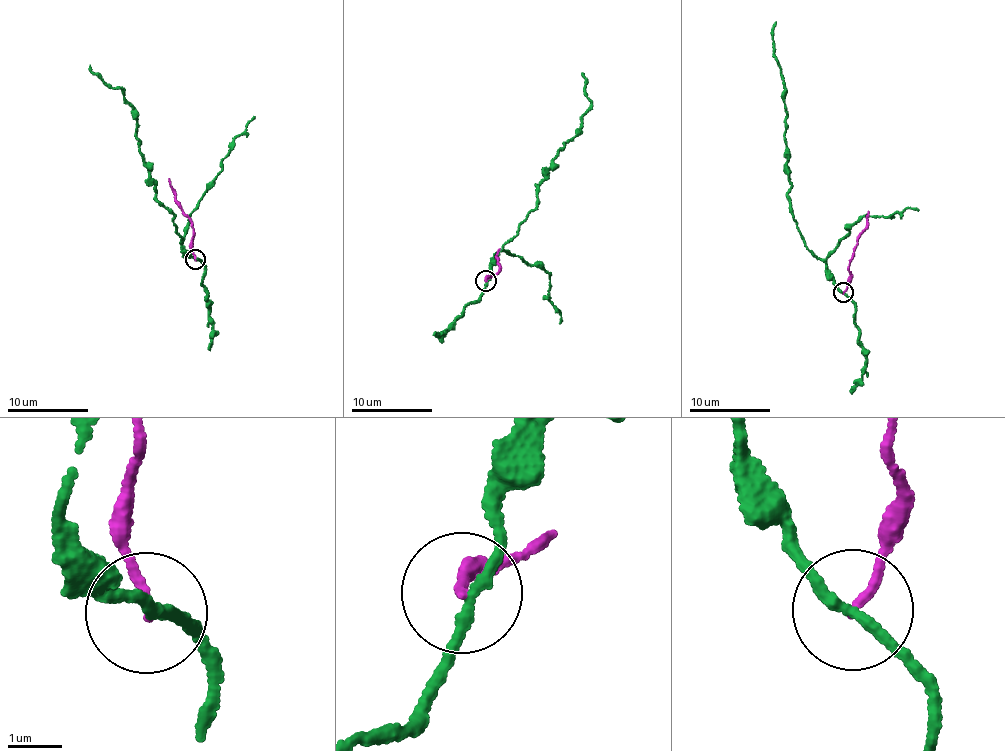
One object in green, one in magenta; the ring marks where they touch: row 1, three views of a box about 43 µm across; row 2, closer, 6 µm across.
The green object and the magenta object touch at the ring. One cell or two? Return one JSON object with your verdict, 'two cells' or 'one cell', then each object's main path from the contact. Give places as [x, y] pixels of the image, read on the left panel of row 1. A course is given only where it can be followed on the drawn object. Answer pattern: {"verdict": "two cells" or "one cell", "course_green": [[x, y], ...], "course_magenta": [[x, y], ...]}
{"verdict": "two cells", "course_green": [[195, 260], [182, 247], [173, 212], [155, 196], [150, 165], [139, 151], [133, 105], [90, 64]], "course_magenta": [[195, 260], [194, 228], [177, 202], [168, 178]]}

